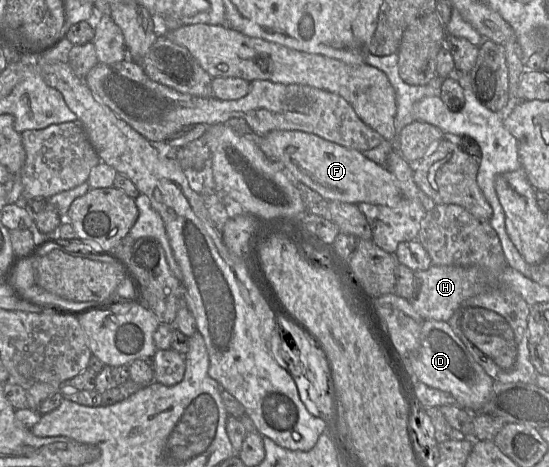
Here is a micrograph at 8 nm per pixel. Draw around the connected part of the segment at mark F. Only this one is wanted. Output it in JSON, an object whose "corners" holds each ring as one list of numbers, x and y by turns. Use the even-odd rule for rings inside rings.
{"corners":[[274,130,264,137,255,137,255,142,270,161,283,167,292,181,294,178,304,183,327,201,395,206,402,199,401,190,386,166,366,158,363,152,296,130]]}

